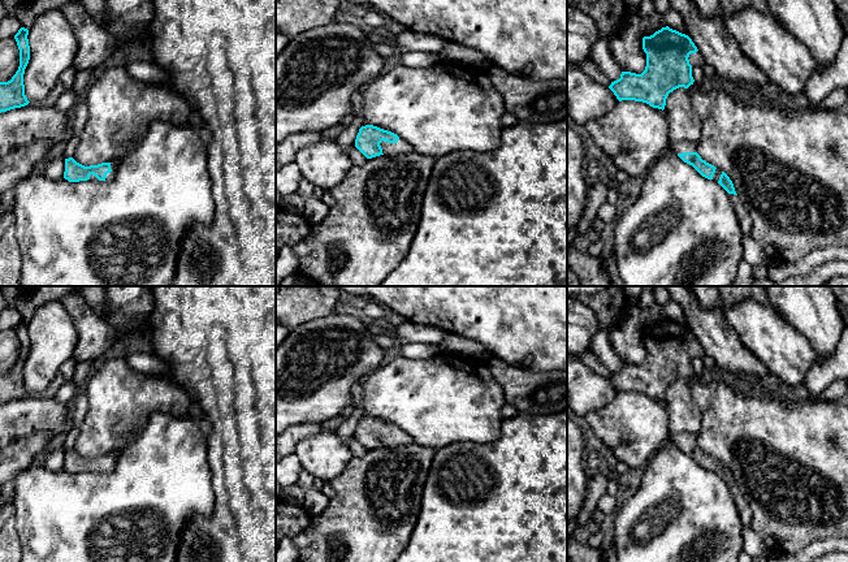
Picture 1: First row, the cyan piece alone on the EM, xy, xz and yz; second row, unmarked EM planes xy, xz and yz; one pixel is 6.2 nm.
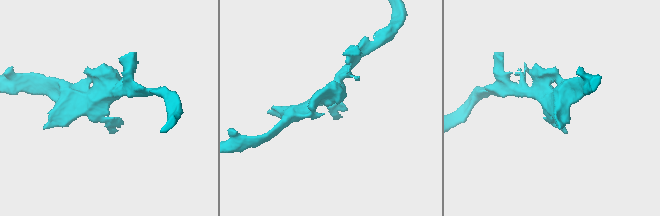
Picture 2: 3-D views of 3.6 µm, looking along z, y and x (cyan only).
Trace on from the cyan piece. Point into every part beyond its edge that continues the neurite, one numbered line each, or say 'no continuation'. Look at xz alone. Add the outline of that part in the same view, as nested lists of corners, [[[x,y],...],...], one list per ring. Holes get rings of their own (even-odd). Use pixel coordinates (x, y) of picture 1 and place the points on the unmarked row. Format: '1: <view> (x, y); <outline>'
1: xz (401, 439); [[[399,429],[397,435],[388,435],[382,432],[380,437],[382,440],[382,445],[386,448],[398,448],[414,442],[412,437],[402,429]]]

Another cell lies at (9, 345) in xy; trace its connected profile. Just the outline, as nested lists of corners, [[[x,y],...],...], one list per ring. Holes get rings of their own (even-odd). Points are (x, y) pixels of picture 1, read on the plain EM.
[[[13,329],[0,330],[0,373],[8,373],[20,358],[20,341]]]

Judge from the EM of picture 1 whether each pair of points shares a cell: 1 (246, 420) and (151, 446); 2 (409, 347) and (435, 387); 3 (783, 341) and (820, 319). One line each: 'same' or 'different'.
1: different
2: different
3: different

